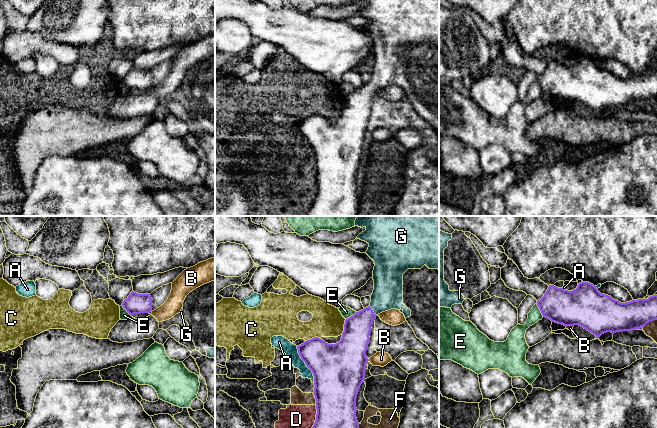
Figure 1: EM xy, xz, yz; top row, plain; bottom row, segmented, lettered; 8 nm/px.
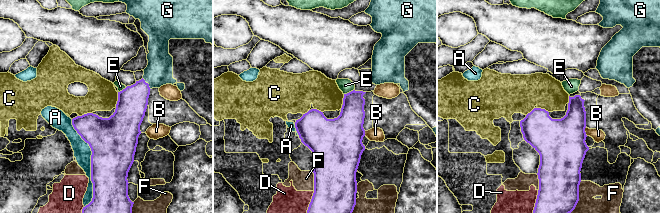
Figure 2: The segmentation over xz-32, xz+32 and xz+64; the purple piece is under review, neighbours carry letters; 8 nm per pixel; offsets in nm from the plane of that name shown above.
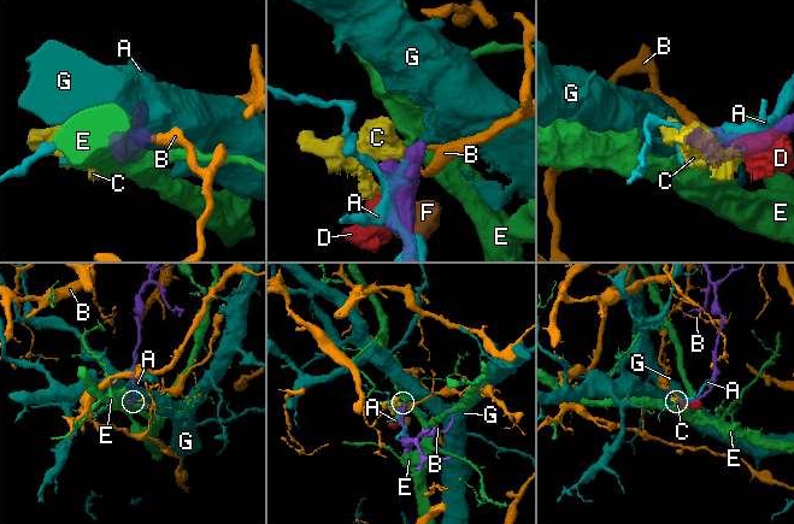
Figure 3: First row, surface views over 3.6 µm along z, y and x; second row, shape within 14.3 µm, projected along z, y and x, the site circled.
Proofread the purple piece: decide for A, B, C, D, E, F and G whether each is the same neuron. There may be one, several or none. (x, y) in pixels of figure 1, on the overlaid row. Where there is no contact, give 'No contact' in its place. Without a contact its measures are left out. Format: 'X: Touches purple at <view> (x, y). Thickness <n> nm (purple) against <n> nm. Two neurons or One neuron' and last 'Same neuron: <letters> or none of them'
A: Touches purple at xz (305, 363). Thickness 380 nm (purple) against 110 nm. Two neurons
B: Touches purple at xz (367, 360). Thickness 420 nm (purple) against 110 nm. Two neurons
C: Touches purple at xz (344, 327). Thickness 300 nm (purple) against 240 nm. Two neurons
D: Touches purple at xz (316, 416). Thickness 340 nm (purple) against 190 nm. Two neurons
E: Touches purple at yz (540, 310). Thickness 280 nm (purple) against 110 nm. Two neurons
F: Touches purple at xz (315, 398). Thickness 380 nm (purple) against 110 nm. Two neurons
G: Touches purple at xz (372, 310). Thickness 220 nm (purple) against 240 nm. One neuron
Same neuron: G

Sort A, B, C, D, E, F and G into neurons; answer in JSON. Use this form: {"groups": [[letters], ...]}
{"groups": [["A"], ["B"], ["C", "D", "F"], ["E"], ["G"]]}

